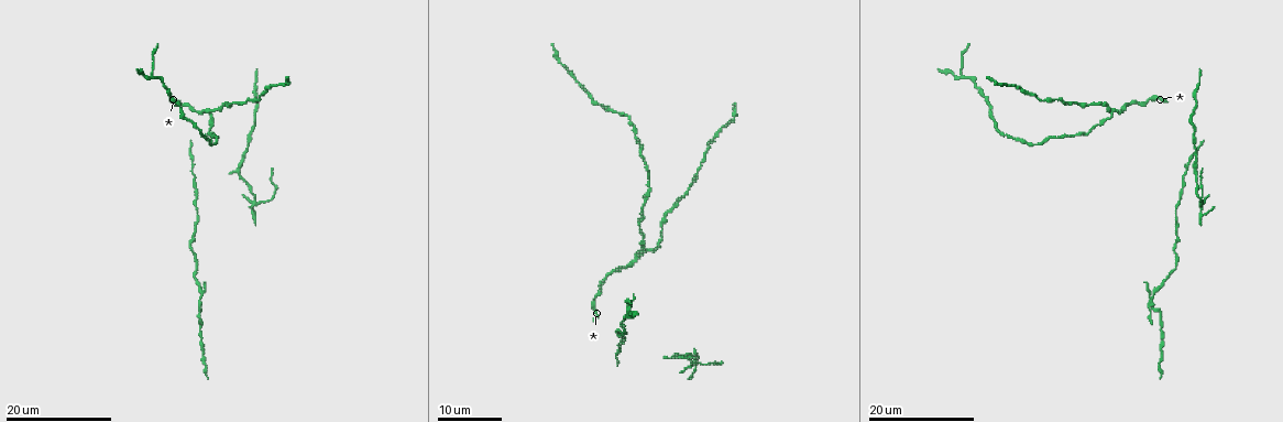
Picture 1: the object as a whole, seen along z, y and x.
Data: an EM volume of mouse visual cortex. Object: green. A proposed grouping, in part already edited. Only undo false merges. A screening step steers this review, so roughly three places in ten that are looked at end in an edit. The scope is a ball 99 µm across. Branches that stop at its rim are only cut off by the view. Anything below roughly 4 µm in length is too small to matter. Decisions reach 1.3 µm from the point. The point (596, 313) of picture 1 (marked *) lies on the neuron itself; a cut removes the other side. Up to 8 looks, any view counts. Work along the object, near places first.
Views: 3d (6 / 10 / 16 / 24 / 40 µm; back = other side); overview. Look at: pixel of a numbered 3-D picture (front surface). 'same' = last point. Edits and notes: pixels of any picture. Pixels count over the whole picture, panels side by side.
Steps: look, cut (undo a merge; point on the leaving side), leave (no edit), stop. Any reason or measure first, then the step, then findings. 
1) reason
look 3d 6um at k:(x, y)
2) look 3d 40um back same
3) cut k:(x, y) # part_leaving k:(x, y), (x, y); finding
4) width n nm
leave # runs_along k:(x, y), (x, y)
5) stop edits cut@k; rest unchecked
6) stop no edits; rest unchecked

four-way junction
look 3d 16um at 1:(258, 201)

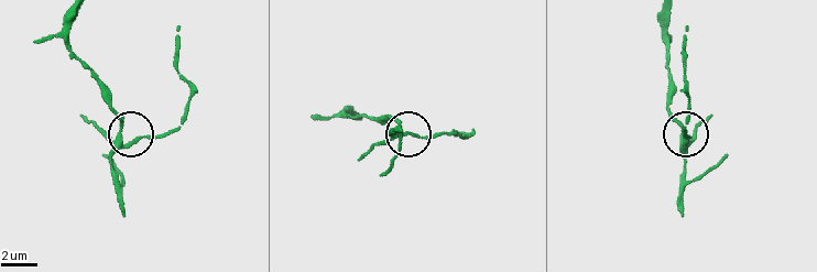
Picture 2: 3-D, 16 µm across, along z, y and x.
zoom in
look 3d 6um at 2:(129, 145)

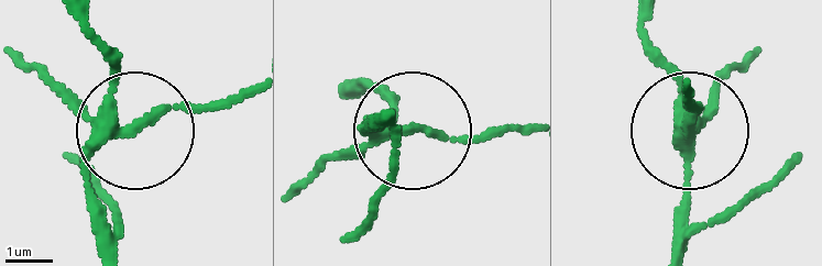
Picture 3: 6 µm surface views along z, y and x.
arms 4
cut 3:(57, 89) # part_leaving 3:(111, 128), (250, 88); a second neuron is stuck on

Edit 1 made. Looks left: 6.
three arms meet
look 3d 16um at 1:(1195, 172)

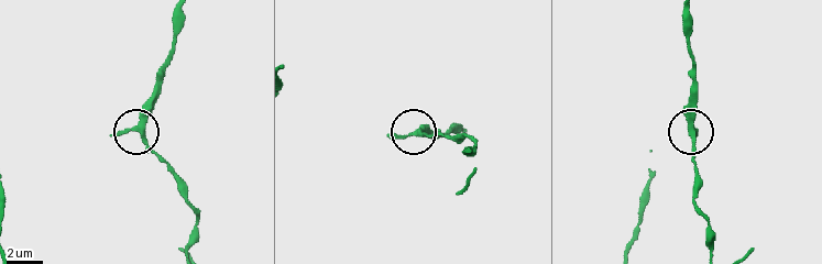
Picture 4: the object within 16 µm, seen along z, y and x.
look 3d 10um at 4:(420, 129)

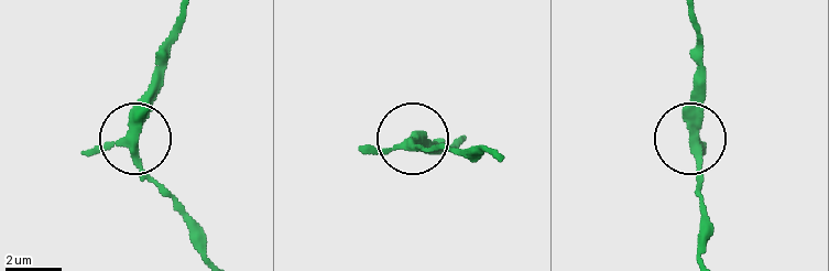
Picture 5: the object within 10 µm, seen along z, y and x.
arms 3
leave # all the same neuron

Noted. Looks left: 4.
arms part here
look 3d 24um at 1:(208, 113)

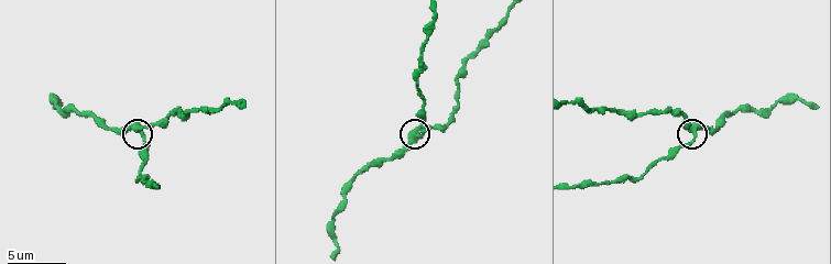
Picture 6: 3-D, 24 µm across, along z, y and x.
zoom in
look 3d 10um at 6:(138, 131)

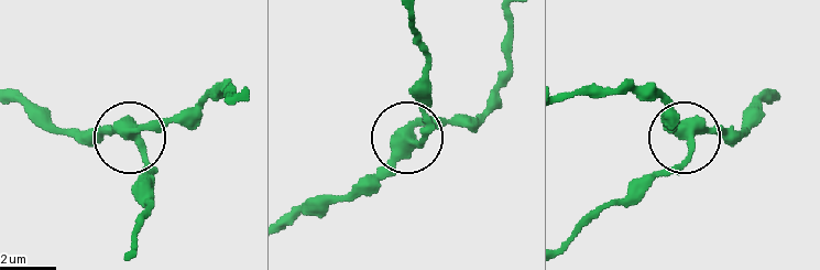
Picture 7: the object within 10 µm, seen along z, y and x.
arms 3
leave # runs_along 7:(290, 223), (361, 187), (418, 126), (472, 123); one neuron here

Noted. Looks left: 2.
calibre changes
look 3d 10um at 6:(415, 82)

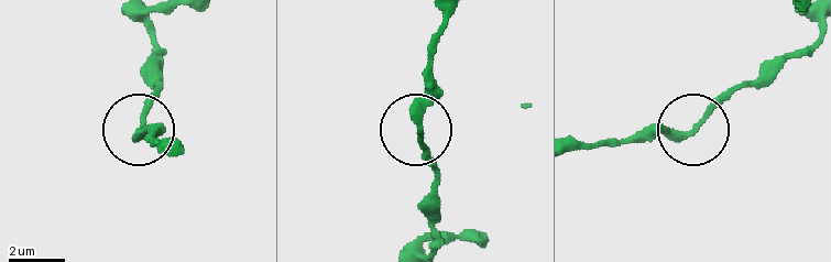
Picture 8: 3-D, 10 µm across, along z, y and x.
leave # runs_along 8:(432, 246), (434, 167), (419, 131), (427, 48); continuous, no second neuron

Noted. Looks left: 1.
stop edits cut@3; rest unchecked

